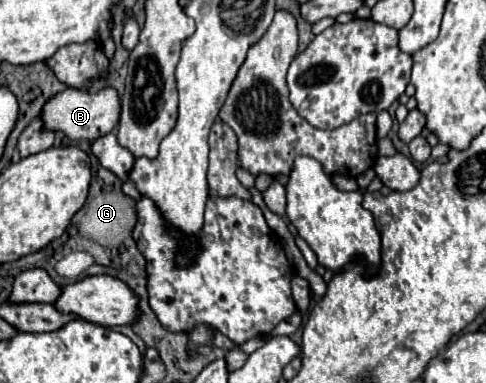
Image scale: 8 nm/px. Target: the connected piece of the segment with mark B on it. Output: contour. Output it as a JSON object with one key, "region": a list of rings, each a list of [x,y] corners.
{"region":[[[67,87],[65,91],[57,93],[43,105],[43,127],[49,131],[61,131],[69,139],[87,139],[93,141],[93,137],[101,137],[105,133],[111,133],[115,125],[119,123],[119,97],[117,91],[111,87],[105,87],[97,93],[81,91]]]}

